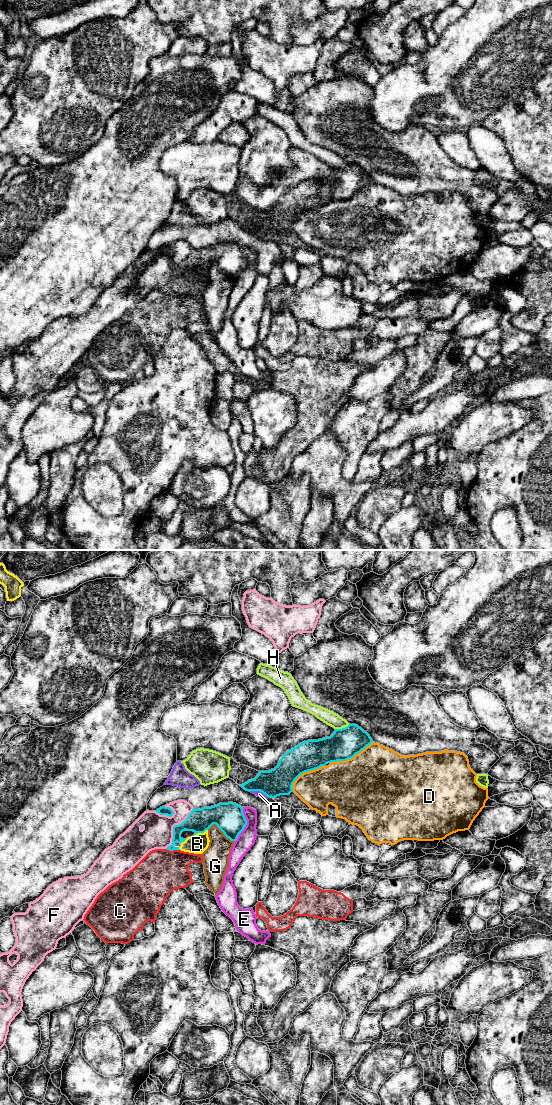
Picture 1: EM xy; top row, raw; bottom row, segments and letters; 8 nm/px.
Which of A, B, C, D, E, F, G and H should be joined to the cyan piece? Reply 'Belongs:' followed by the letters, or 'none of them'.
Belongs: none of them

